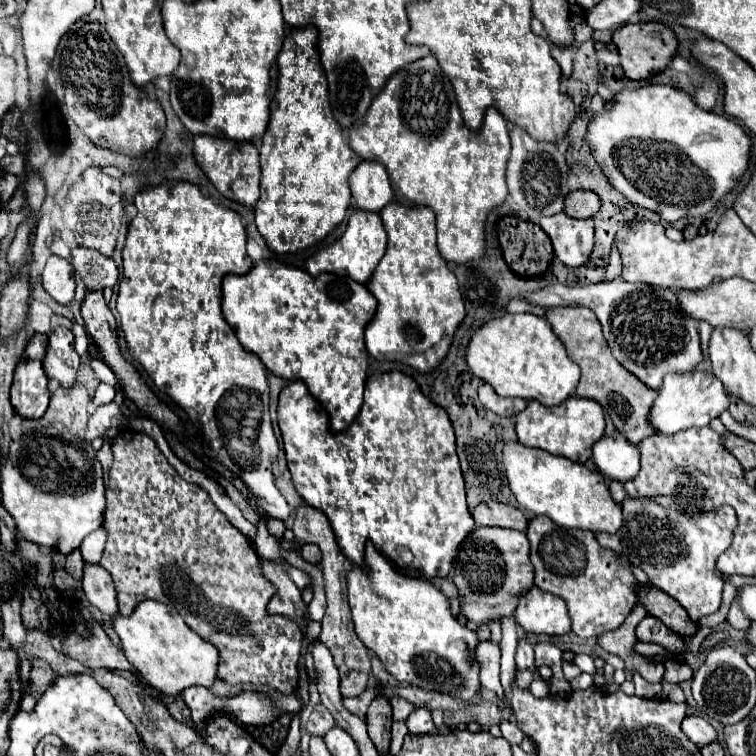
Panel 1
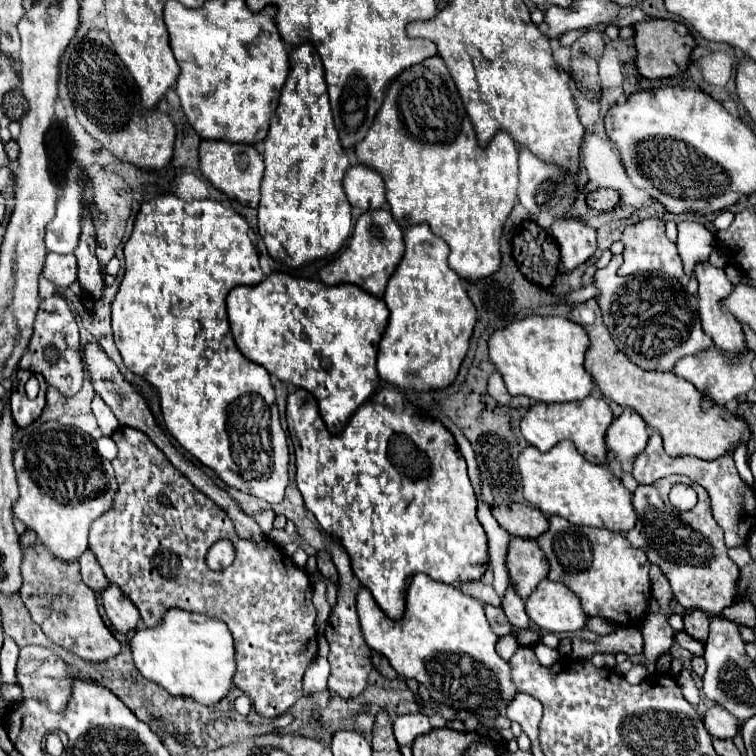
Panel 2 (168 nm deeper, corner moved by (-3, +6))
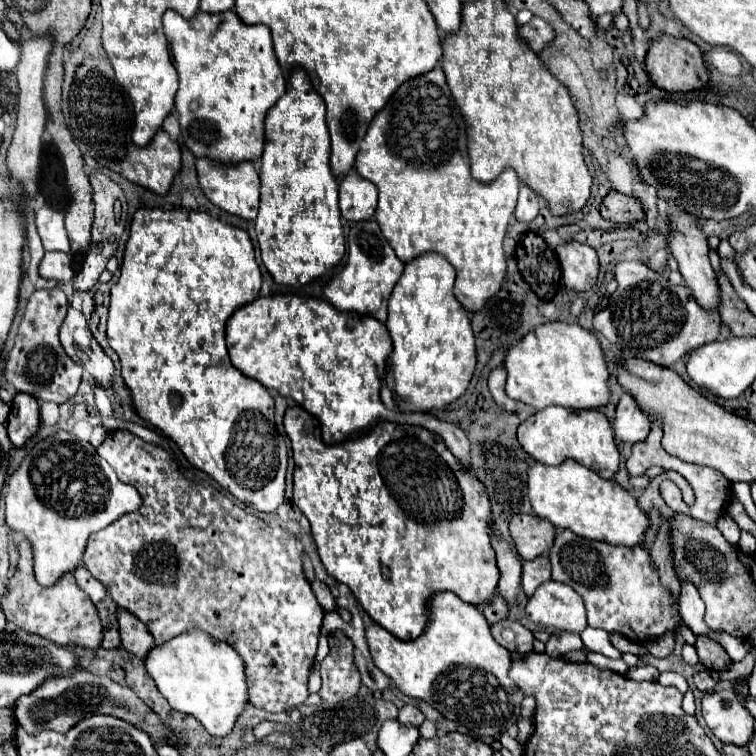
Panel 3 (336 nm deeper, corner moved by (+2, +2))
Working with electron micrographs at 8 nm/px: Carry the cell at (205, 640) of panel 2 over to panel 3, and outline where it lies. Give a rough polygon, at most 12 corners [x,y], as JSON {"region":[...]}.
{"region":[[193,628],[145,672],[173,710],[227,736],[247,704],[243,660]]}

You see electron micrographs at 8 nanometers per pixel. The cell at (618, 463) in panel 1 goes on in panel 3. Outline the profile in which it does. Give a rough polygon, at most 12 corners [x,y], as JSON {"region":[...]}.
{"region":[[625,394],[613,422],[617,444],[647,438],[651,418]]}

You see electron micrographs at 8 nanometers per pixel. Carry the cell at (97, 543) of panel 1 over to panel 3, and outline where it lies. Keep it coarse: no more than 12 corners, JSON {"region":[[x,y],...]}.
{"region":[[85,564],[75,568],[79,588],[95,604],[107,594],[97,578],[85,568]]}

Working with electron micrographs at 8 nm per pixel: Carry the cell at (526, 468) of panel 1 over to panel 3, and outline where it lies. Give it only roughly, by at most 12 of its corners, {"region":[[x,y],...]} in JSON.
{"region":[[575,460],[533,462],[527,496],[555,528],[615,546],[649,518]]}

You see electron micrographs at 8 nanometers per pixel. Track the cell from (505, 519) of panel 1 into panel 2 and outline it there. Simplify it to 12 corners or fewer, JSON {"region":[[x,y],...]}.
{"region":[[496,506],[492,514],[510,536],[536,540],[550,526],[538,508]]}

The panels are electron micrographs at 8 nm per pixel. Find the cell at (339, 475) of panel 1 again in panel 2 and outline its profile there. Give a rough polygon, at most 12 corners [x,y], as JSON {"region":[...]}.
{"region":[[382,388],[340,436],[288,396],[296,484],[382,612],[476,582],[454,436]]}

